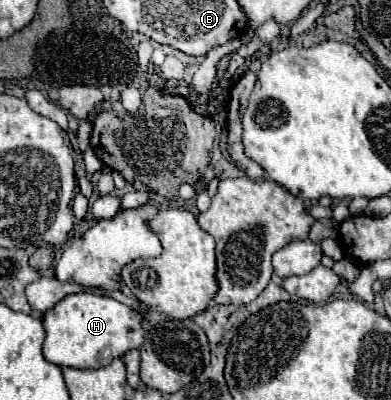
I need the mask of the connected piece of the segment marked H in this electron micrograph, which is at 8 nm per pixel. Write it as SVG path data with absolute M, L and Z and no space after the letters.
M75 293L67 295L55 305L55 309L45 311L43 329L43 357L59 367L75 369L99 369L109 365L113 359L121 357L125 351L139 349L143 343L141 315L137 311L117 303L115 299L105 299L103 295Z

